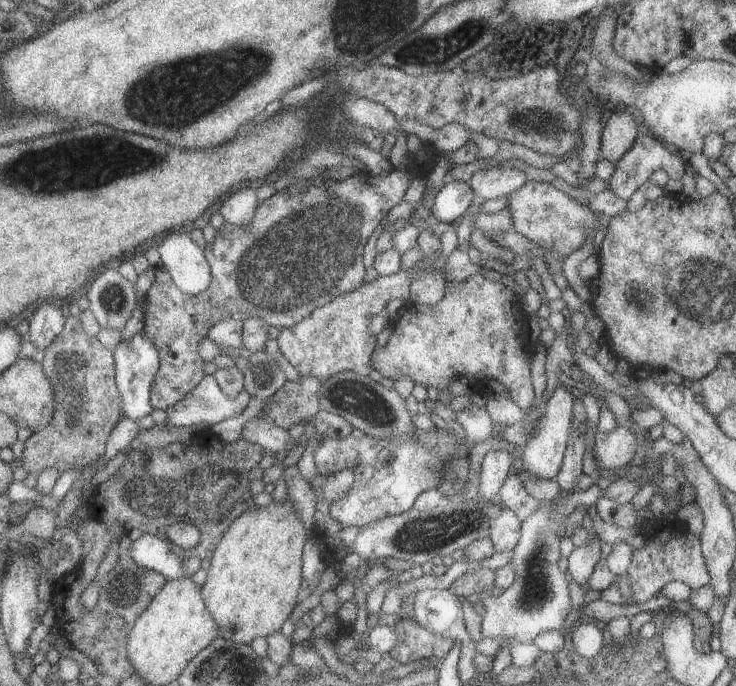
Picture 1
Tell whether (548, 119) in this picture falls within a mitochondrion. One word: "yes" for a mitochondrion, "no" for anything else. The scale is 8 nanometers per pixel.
yes

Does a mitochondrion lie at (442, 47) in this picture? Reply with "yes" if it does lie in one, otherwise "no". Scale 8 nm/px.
yes

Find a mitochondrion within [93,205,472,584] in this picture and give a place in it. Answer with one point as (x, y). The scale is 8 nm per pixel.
(150, 494)

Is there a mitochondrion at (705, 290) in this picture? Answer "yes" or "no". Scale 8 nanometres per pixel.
yes

